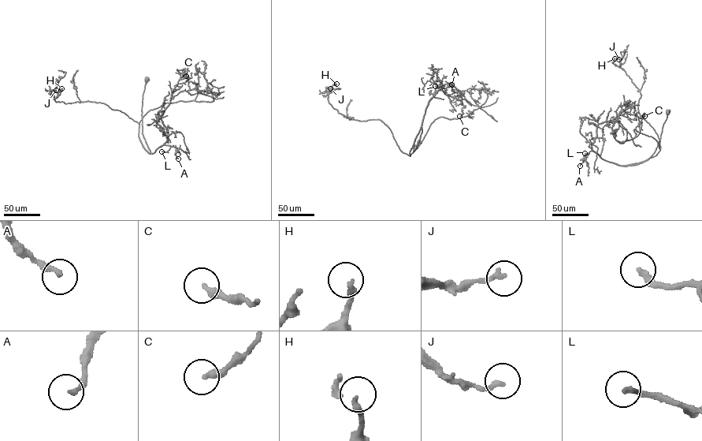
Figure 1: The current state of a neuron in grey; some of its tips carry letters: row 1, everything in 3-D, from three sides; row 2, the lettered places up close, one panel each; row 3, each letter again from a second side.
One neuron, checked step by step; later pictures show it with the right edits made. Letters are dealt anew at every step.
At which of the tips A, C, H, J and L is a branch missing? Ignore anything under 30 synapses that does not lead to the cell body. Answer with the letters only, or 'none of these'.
L

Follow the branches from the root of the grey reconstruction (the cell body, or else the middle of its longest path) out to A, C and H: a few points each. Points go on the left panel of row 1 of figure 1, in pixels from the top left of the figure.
A: (146, 79), (142, 95), (142, 126), (149, 153), (164, 144), (169, 145), (176, 147), (175, 154), (178, 158)
C: (146, 79), (142, 133), (151, 154), (166, 141), (161, 116), (176, 86), (190, 78), (186, 76)
H: (146, 79), (142, 133), (150, 153), (139, 136), (139, 124), (125, 113), (101, 102), (57, 102), (61, 88)

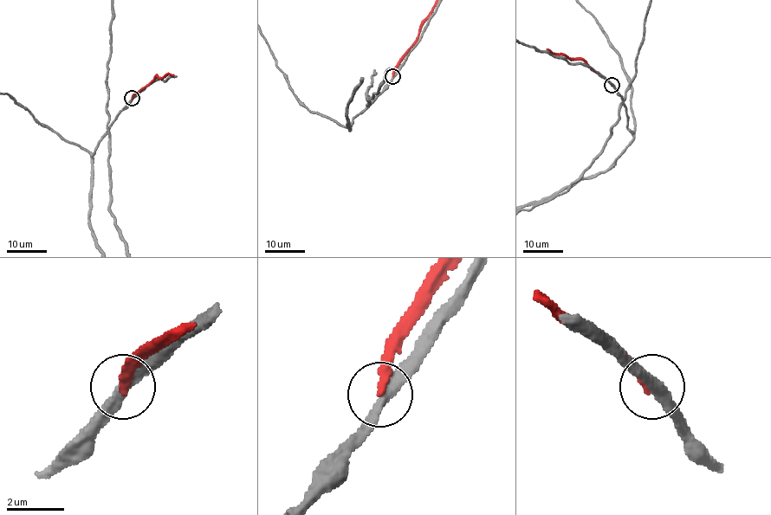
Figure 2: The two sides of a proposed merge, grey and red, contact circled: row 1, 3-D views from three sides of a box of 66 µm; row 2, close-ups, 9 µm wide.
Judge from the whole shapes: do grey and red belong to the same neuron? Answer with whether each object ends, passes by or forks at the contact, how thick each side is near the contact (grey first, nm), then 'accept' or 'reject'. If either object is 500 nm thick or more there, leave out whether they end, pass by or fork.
grey passes by; red ends; calibres 320 and 280 nm; reject

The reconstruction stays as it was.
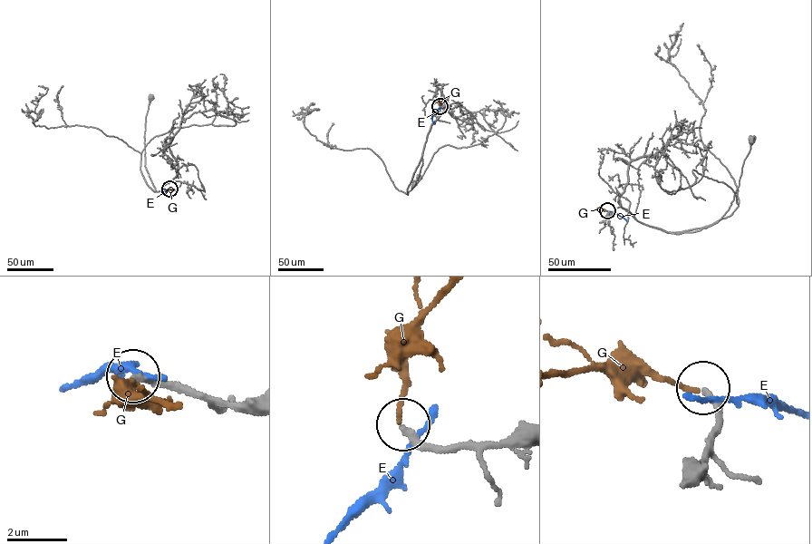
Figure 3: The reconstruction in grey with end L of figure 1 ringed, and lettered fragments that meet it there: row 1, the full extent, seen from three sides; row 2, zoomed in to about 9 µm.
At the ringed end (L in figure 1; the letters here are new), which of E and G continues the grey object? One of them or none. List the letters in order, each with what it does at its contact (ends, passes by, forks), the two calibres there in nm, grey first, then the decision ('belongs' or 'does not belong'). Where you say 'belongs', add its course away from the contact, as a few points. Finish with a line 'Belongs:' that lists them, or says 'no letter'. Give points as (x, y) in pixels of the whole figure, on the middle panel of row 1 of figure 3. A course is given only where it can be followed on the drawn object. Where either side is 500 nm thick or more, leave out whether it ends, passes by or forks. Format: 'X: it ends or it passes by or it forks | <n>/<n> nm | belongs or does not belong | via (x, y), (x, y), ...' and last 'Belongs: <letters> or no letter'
E: it passes by | 280/150 nm | does not belong
G: it ends | 200/140 nm | does not belong
Belongs: no letter

